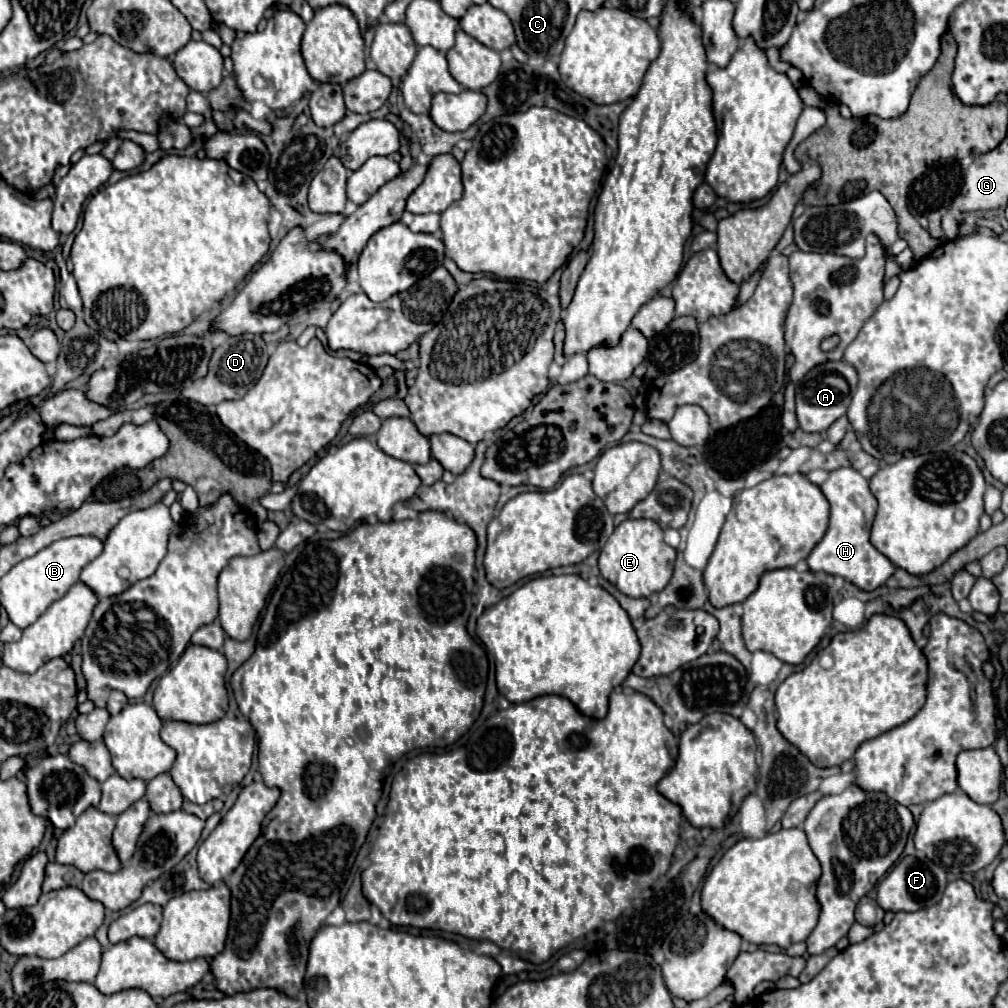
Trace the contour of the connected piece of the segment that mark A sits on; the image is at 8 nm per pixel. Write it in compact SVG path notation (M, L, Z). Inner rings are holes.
M830 360L812 368L812 372L808 372L808 376L804 376L804 380L800 380L796 386L796 416L800 428L804 432L824 432L834 420L846 414L848 404L856 392L856 386L856 370L844 360Z

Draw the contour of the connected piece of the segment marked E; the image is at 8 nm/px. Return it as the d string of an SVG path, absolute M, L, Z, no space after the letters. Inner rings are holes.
M628 518L608 538L606 546L600 552L598 568L600 574L610 584L614 584L622 594L630 598L648 598L654 592L660 592L668 584L668 580L672 578L674 560L676 560L676 550L664 542L660 524L656 524L654 520Z

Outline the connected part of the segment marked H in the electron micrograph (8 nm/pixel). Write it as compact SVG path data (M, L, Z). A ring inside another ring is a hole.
M838 468L830 472L830 478L820 488L830 502L830 526L808 556L810 570L838 574L862 590L874 590L882 586L894 574L896 566L870 544L870 526L876 516L876 498L868 488L868 480L854 468Z

